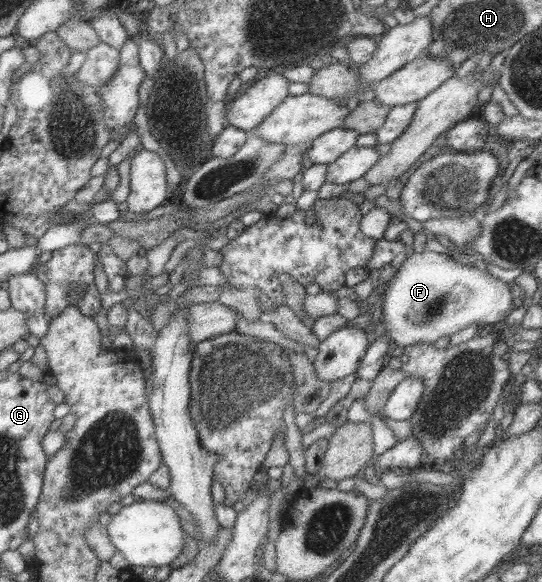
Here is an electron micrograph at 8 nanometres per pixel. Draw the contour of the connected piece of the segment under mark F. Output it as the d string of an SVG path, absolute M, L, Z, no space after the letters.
M423 251L420 254L406 256L397 268L395 275L380 288L378 294L384 298L382 302L383 328L389 334L393 346L409 346L413 344L433 344L437 339L451 336L457 331L471 325L493 325L503 321L512 310L511 295L507 282L490 276L485 270L474 266L463 266L451 260L445 254Z

